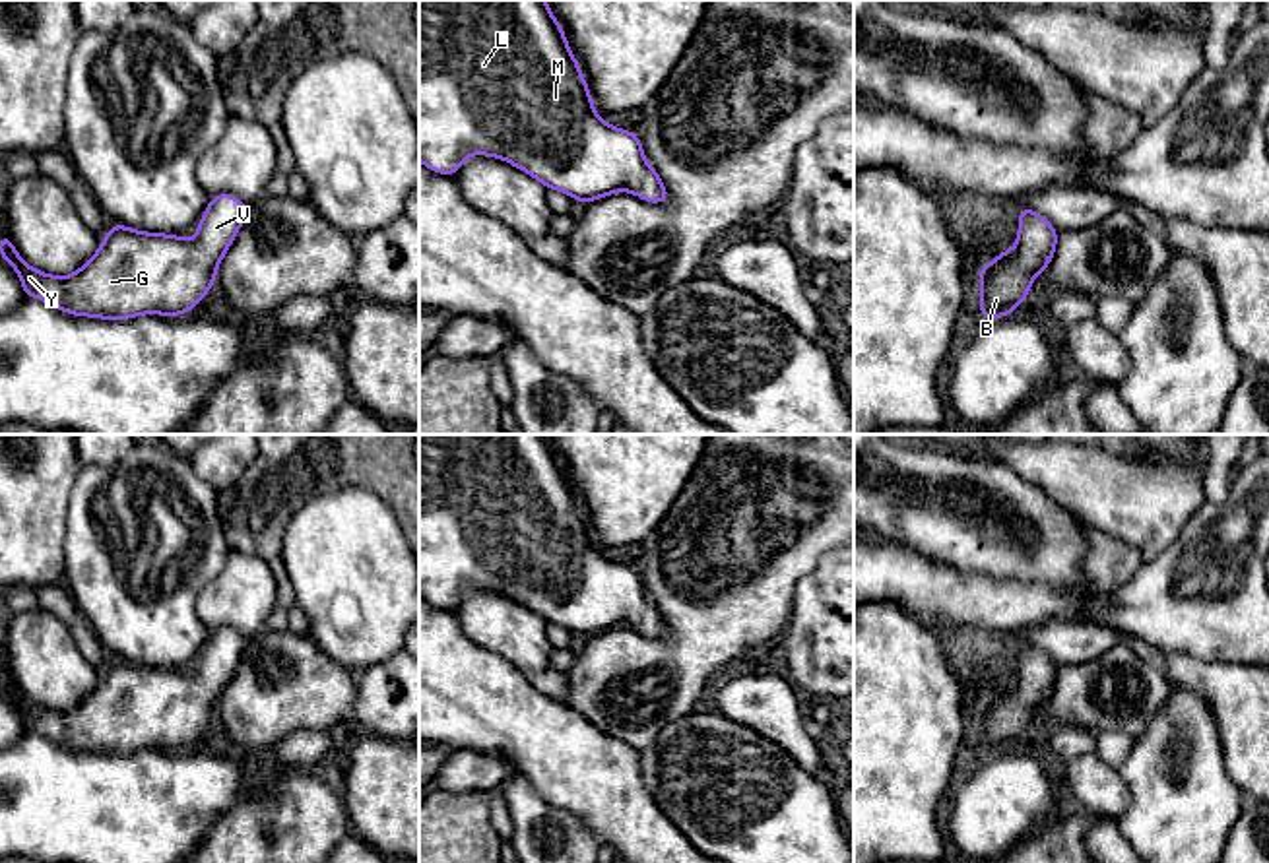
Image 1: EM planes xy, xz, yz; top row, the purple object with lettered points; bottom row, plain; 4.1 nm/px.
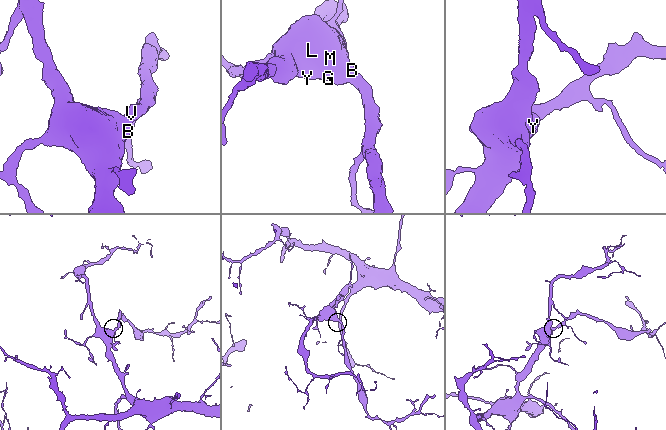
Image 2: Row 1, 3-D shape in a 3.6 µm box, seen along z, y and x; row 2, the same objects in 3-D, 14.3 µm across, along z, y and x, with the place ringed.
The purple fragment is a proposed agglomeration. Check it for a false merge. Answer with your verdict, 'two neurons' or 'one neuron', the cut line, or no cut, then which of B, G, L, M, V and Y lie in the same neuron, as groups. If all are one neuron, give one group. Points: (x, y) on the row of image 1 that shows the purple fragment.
one neuron; no cut; B G L M V Y

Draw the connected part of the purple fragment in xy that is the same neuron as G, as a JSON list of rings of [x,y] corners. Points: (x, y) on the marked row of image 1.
[[[215,194],[196,225],[194,240],[111,223],[99,250],[66,277],[31,268],[10,235],[0,237],[0,256],[17,272],[23,299],[37,297],[72,316],[180,316],[208,297],[246,215],[248,204],[233,194]]]

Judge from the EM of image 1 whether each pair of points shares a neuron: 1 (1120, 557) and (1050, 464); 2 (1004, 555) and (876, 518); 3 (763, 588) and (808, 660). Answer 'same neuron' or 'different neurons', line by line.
1: different neurons
2: same neuron
3: different neurons

